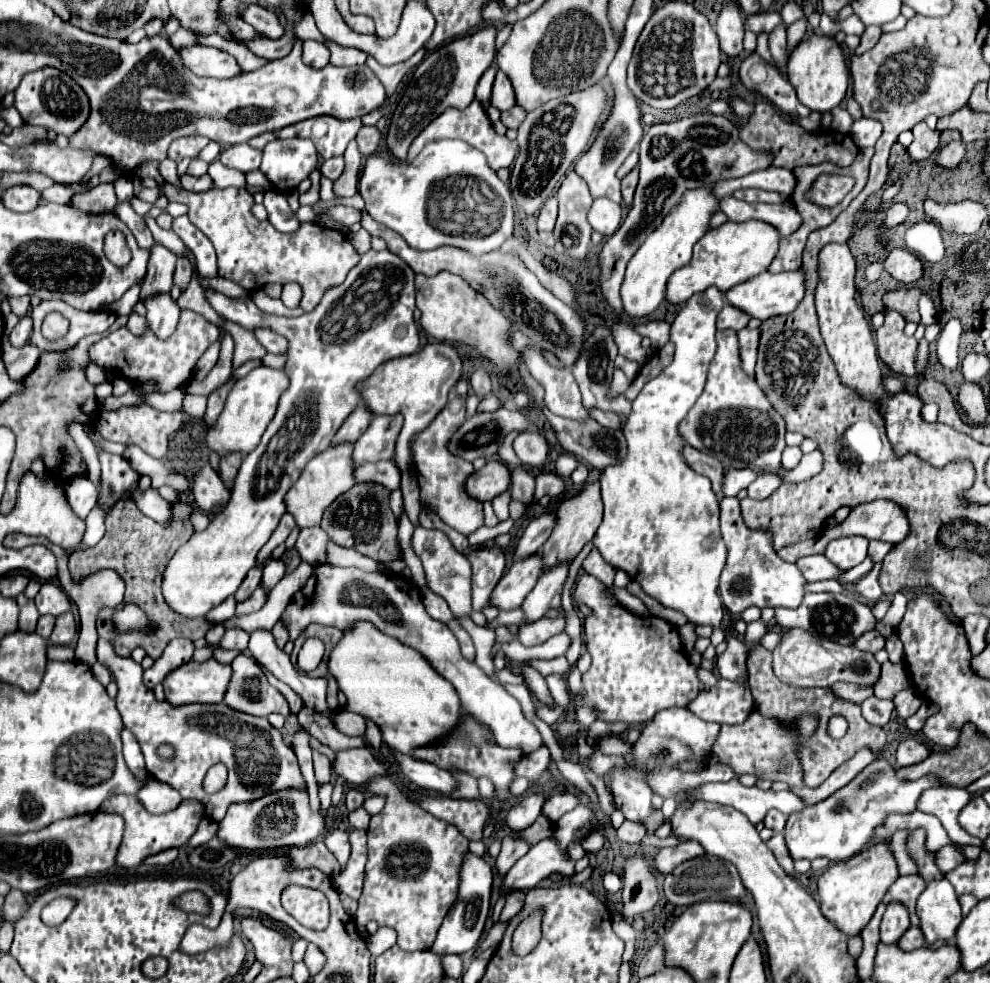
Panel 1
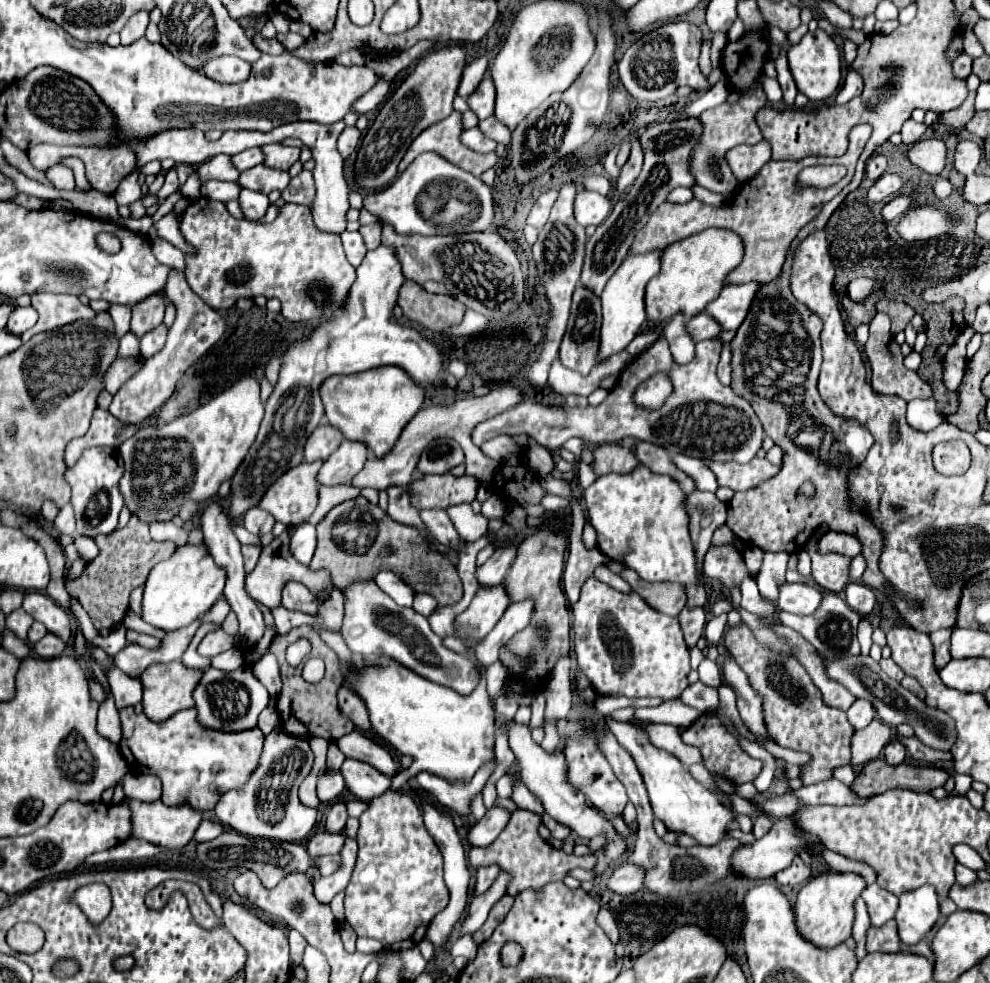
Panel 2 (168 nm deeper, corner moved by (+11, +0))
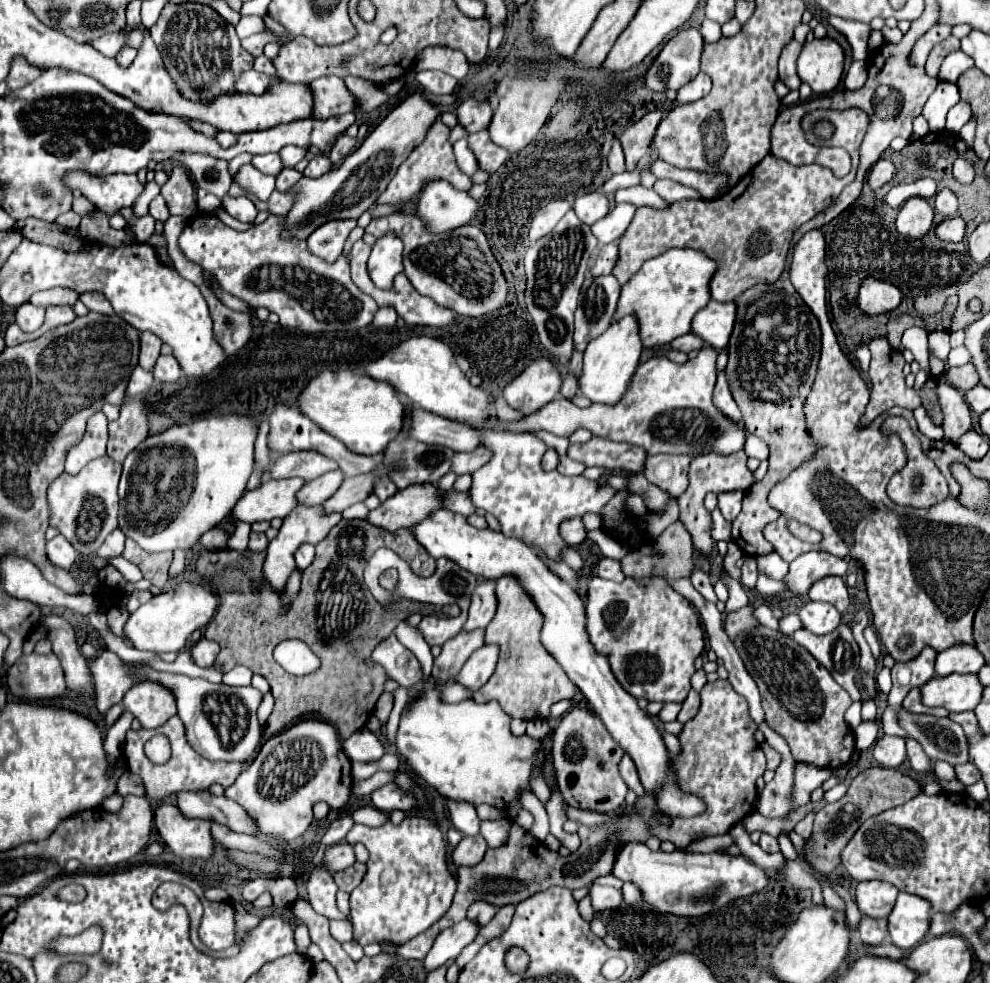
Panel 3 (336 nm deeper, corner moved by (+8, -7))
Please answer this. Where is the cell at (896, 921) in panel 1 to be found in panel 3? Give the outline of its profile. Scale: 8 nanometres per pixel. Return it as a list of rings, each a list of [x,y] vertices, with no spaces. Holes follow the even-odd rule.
[[[865,881],[857,885],[855,893],[855,903],[861,913],[867,917],[889,917],[893,911],[893,905],[897,901],[897,889],[893,885],[885,885],[883,881]]]

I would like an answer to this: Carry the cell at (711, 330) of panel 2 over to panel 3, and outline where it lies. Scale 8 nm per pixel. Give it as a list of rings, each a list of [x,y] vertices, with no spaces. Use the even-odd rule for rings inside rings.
[[[687,333],[687,335],[681,335],[681,337],[671,341],[671,349],[683,351],[683,353],[689,353],[689,351],[695,351],[701,347],[703,347],[703,339],[697,337],[695,333]]]

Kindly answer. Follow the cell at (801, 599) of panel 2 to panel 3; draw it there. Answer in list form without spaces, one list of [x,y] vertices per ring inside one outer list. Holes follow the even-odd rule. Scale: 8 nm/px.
[[[809,601],[799,609],[799,619],[805,629],[809,629],[815,635],[825,635],[831,633],[839,623],[841,623],[841,613],[821,601]]]

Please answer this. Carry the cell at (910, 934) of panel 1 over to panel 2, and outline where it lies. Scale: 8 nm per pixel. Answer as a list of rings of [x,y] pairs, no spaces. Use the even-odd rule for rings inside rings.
[[[890,920],[884,926],[870,926],[866,932],[866,950],[868,952],[898,952],[900,938],[896,922]]]

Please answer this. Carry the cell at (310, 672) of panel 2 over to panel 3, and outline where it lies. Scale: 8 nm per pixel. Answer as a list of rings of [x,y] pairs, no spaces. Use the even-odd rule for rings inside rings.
[[[285,641],[277,647],[275,659],[281,667],[285,667],[289,673],[305,677],[315,673],[321,667],[319,657],[303,643],[303,641]]]

